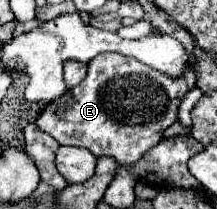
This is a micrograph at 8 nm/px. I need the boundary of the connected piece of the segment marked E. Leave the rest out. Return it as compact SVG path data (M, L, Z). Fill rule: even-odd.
M99 54L89 62L87 76L81 84L71 88L61 98L49 102L41 116L37 118L37 126L53 136L61 146L81 146L93 152L97 158L109 156L115 158L117 164L133 164L137 162L151 146L155 146L163 138L163 130L169 128L173 122L177 122L177 108L183 100L183 96L195 86L195 74L193 70L187 72L181 78L169 78L161 74L159 70L123 56L123 54Z

